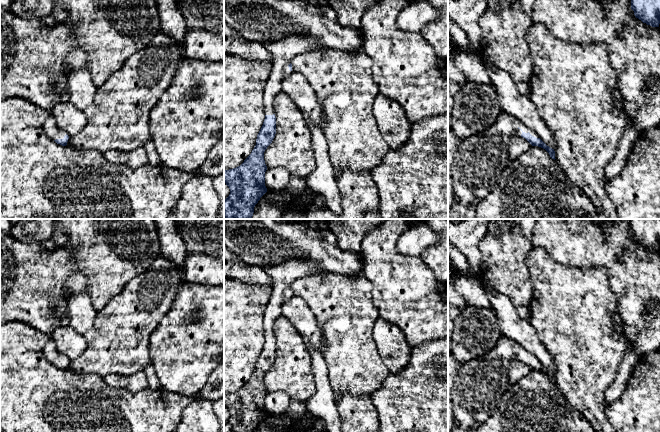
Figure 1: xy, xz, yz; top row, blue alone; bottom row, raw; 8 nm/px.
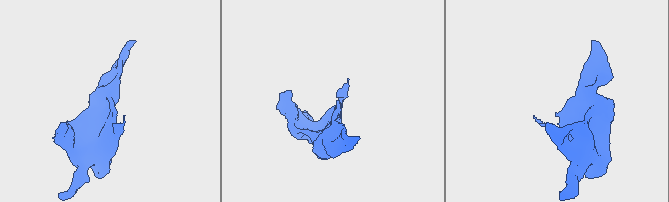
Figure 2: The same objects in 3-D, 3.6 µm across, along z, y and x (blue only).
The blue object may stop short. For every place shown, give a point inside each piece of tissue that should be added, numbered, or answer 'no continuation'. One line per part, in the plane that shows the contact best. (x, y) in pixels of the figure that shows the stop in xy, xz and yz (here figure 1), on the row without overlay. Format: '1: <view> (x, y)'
1: yz (480, 382)

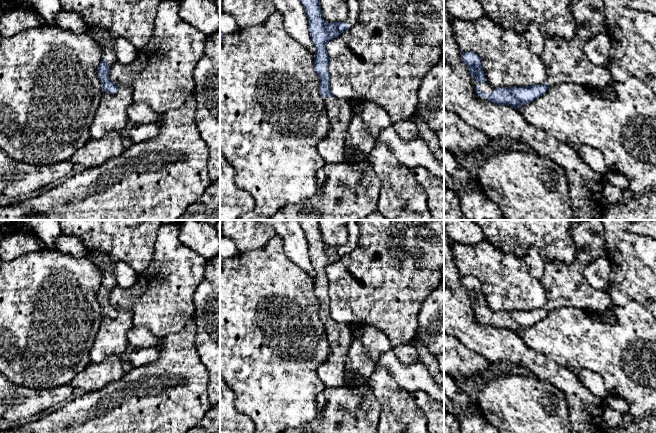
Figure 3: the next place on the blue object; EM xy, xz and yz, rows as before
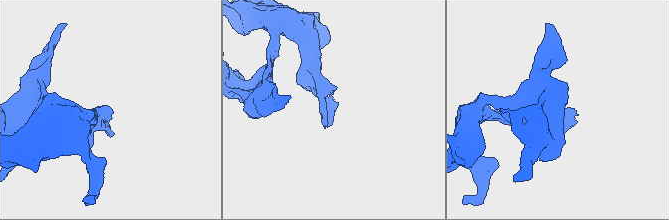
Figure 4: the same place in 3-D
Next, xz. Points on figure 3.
1: xz (331, 372)

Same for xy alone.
1: xy (108, 278)

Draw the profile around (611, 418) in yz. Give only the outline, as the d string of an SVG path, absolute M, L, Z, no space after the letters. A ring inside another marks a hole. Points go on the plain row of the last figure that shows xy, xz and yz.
M607 405L603 407L602 425L605 430L609 430L622 425L627 416Z

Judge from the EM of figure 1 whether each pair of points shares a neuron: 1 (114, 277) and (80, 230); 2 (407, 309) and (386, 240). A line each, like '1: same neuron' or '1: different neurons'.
1: same neuron
2: same neuron

